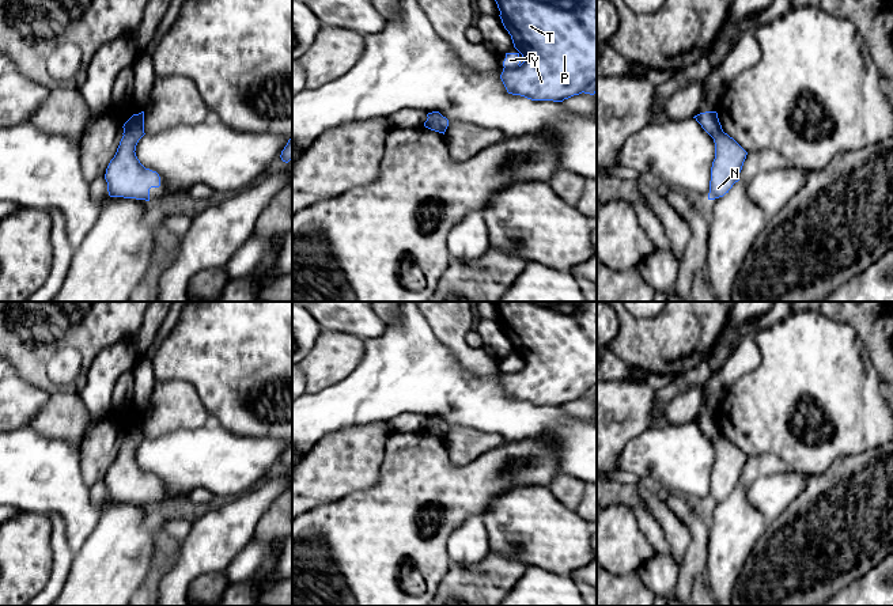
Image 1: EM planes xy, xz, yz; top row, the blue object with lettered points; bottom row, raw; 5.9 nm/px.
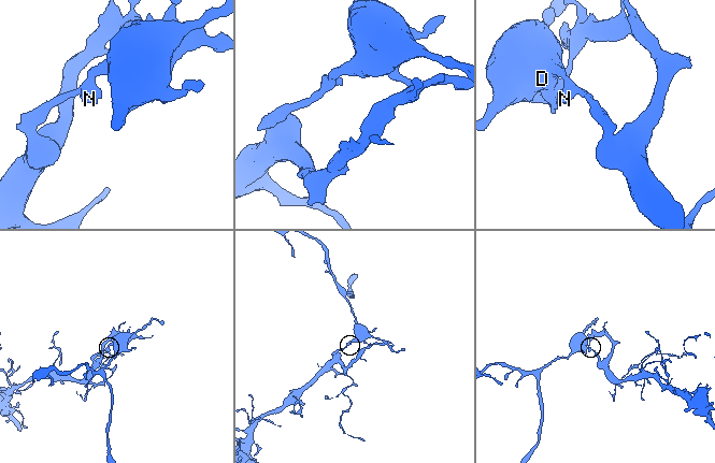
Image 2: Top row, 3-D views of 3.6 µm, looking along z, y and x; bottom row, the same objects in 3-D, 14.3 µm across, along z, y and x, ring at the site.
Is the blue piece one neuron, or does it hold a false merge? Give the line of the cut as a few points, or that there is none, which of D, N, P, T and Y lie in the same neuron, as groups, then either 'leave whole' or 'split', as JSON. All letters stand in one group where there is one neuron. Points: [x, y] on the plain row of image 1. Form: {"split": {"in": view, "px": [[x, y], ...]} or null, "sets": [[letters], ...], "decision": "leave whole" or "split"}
{"split": null, "sets": [["D", "N", "P", "T", "Y"]], "decision": "leave whole"}

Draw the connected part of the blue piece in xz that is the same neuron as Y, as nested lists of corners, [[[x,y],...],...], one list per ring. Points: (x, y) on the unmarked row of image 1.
[[[495,302],[500,315],[504,333],[511,340],[516,357],[506,357],[500,383],[508,398],[521,399],[531,405],[563,406],[582,397],[594,399],[597,397],[597,302]]]

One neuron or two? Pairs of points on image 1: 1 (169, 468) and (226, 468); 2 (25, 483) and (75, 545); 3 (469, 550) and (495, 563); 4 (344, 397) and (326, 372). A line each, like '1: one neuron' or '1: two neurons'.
1: one neuron
2: one neuron
3: two neurons
4: two neurons

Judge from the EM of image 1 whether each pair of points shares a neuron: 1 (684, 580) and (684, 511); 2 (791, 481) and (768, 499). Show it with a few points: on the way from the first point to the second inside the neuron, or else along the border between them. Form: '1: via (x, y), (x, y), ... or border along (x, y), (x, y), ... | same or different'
1: via (693, 563), (697, 549), (697, 529) | same
2: via (786, 487), (774, 495) | same

